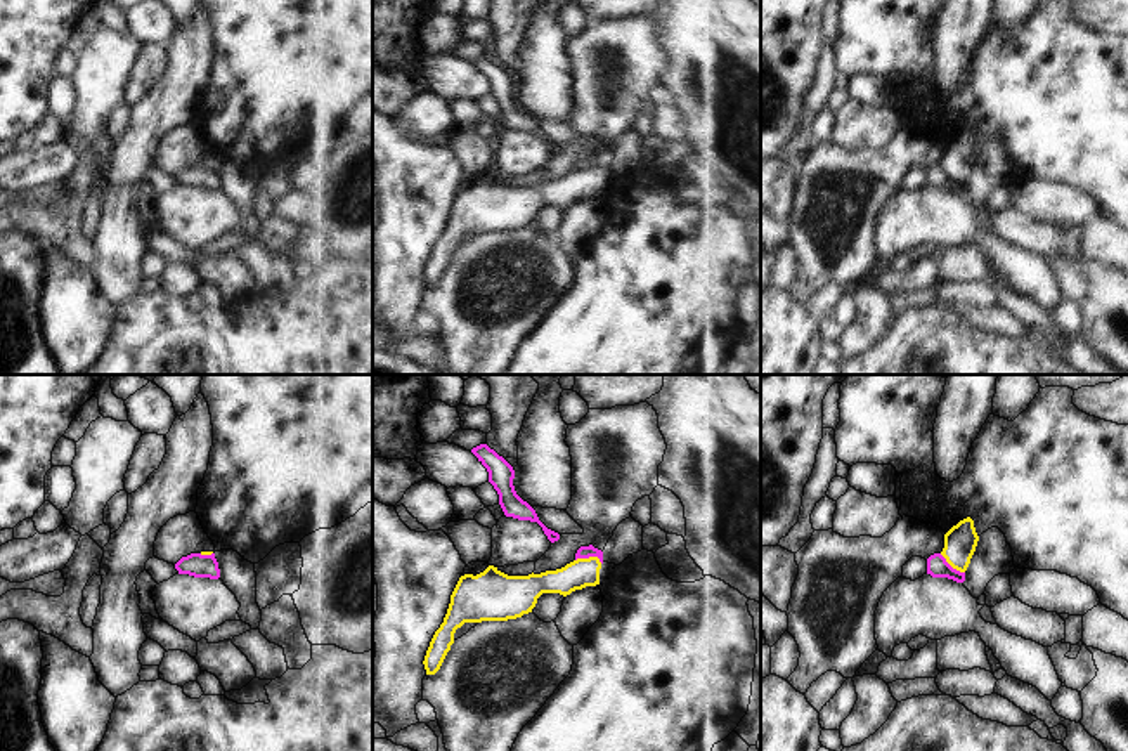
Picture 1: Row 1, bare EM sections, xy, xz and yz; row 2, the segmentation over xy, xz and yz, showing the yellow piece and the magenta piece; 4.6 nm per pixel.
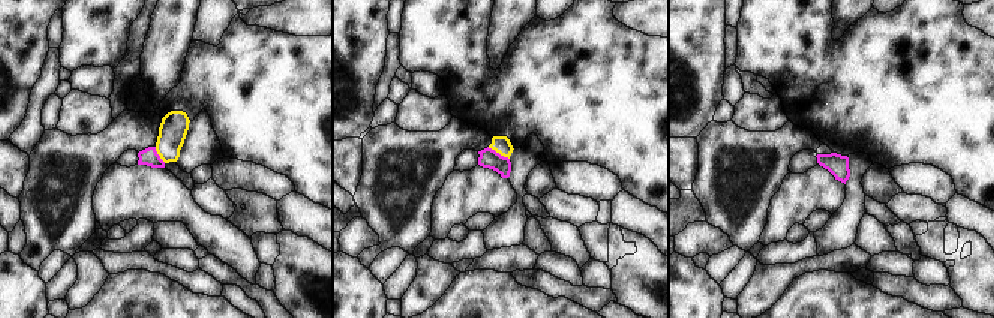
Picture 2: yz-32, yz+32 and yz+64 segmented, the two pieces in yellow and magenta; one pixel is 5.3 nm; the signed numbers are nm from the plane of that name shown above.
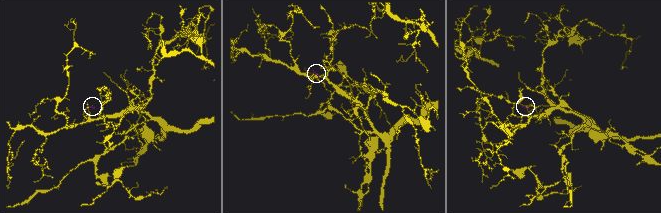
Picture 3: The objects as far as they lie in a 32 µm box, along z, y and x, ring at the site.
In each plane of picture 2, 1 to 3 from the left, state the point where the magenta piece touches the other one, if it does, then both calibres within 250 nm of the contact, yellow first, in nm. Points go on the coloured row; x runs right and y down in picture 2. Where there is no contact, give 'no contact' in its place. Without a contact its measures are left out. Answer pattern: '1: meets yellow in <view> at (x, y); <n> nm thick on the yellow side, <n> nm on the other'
1: meets yellow in yz-32 at (158, 153); 150 nm thick on the yellow side, 90 nm on the other
2: meets yellow in yz+32 at (498, 152); 100 nm thick on the yellow side, 100 nm on the other
3: no contact

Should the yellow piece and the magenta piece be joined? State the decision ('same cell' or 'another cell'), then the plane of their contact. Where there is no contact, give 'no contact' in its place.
another cell | xz

